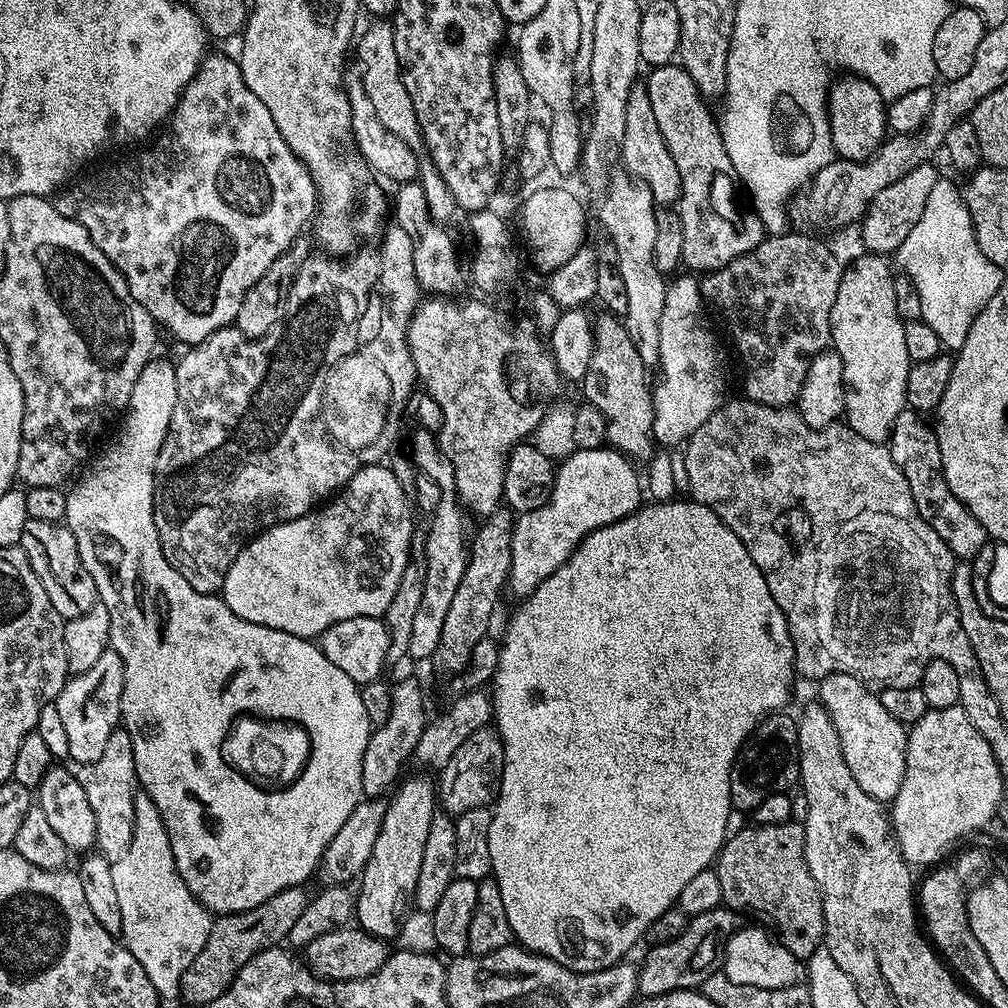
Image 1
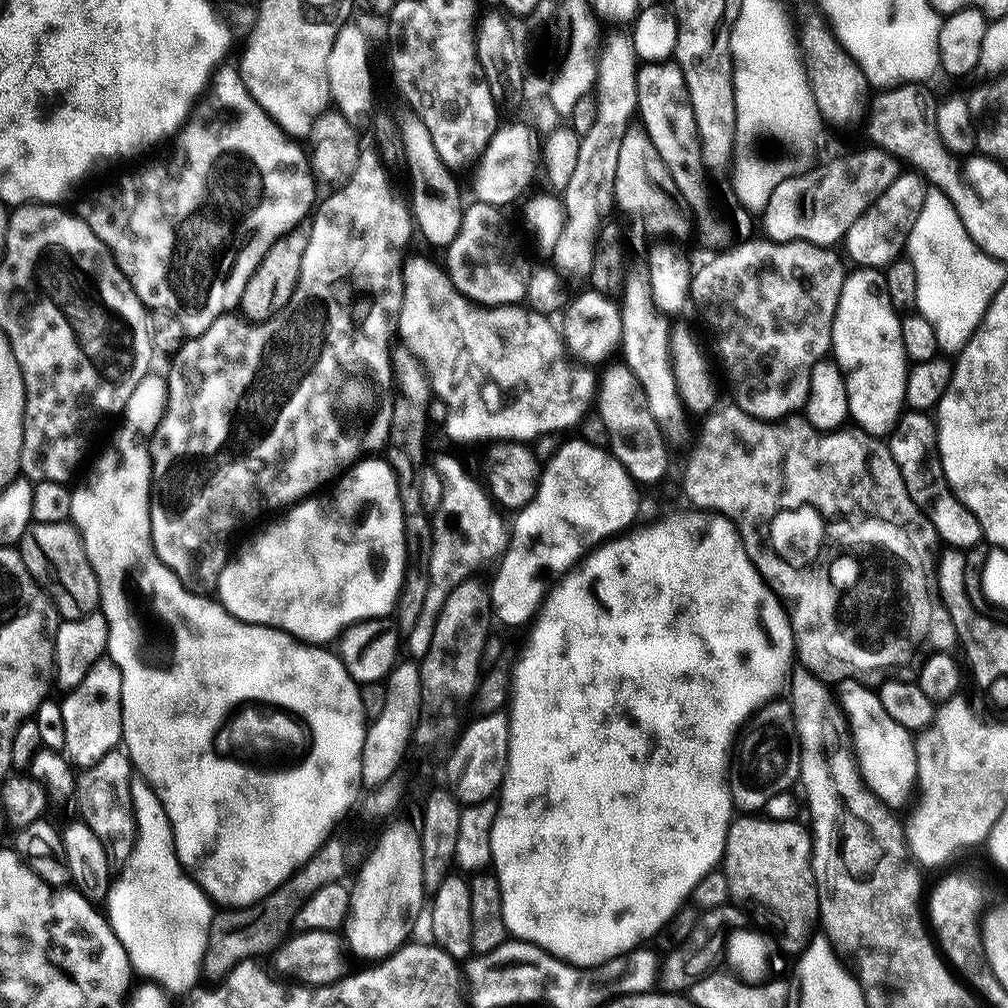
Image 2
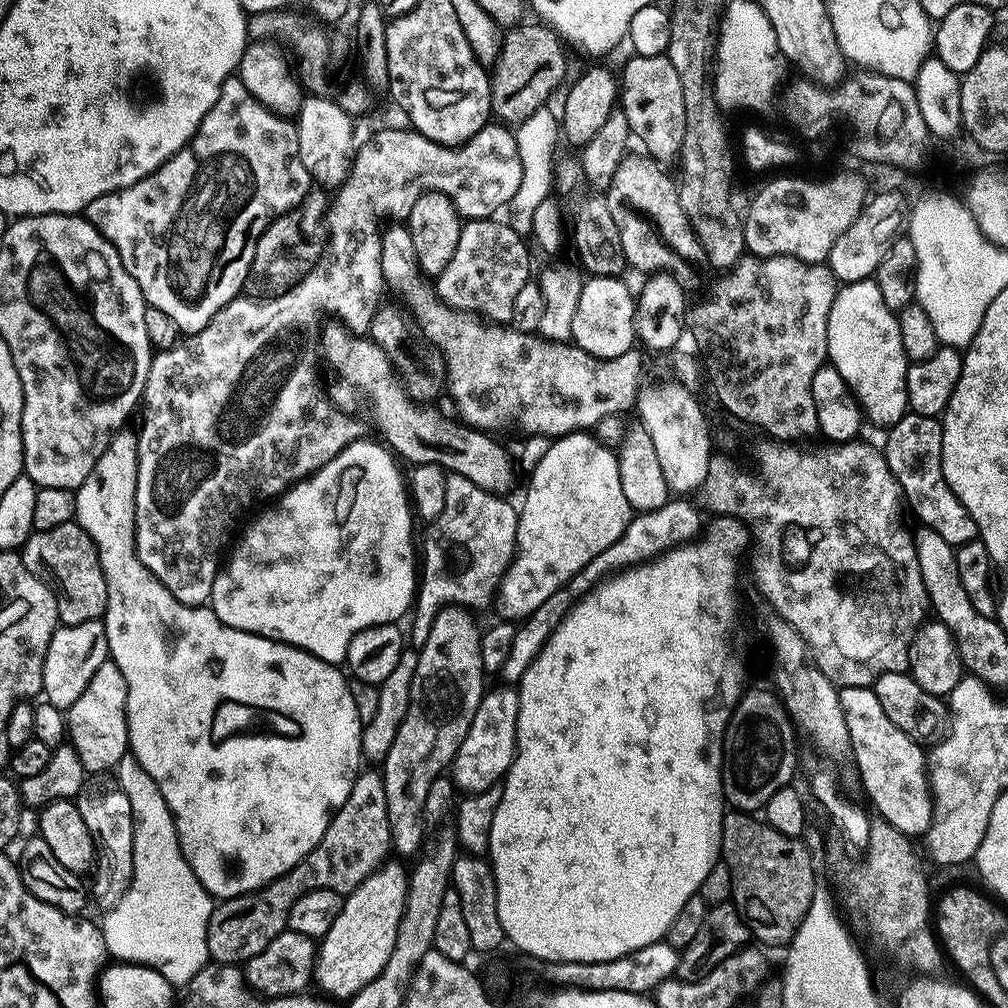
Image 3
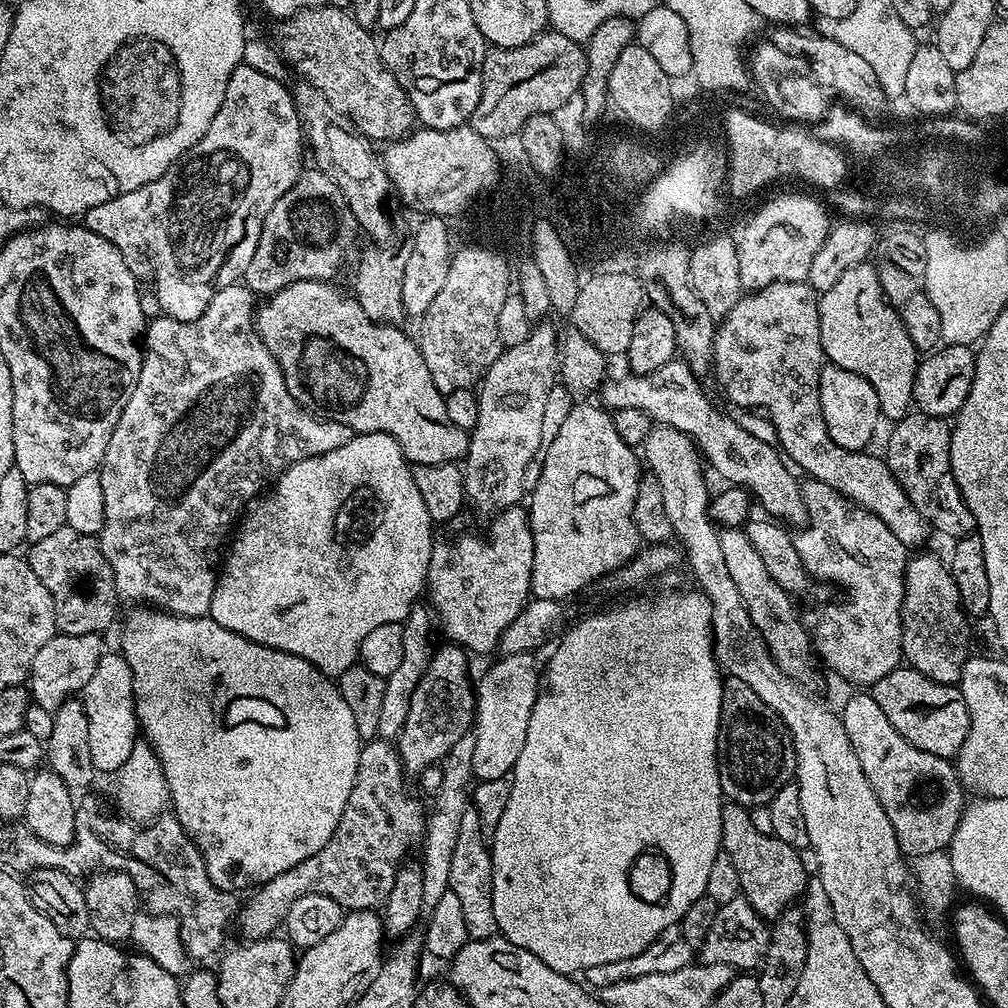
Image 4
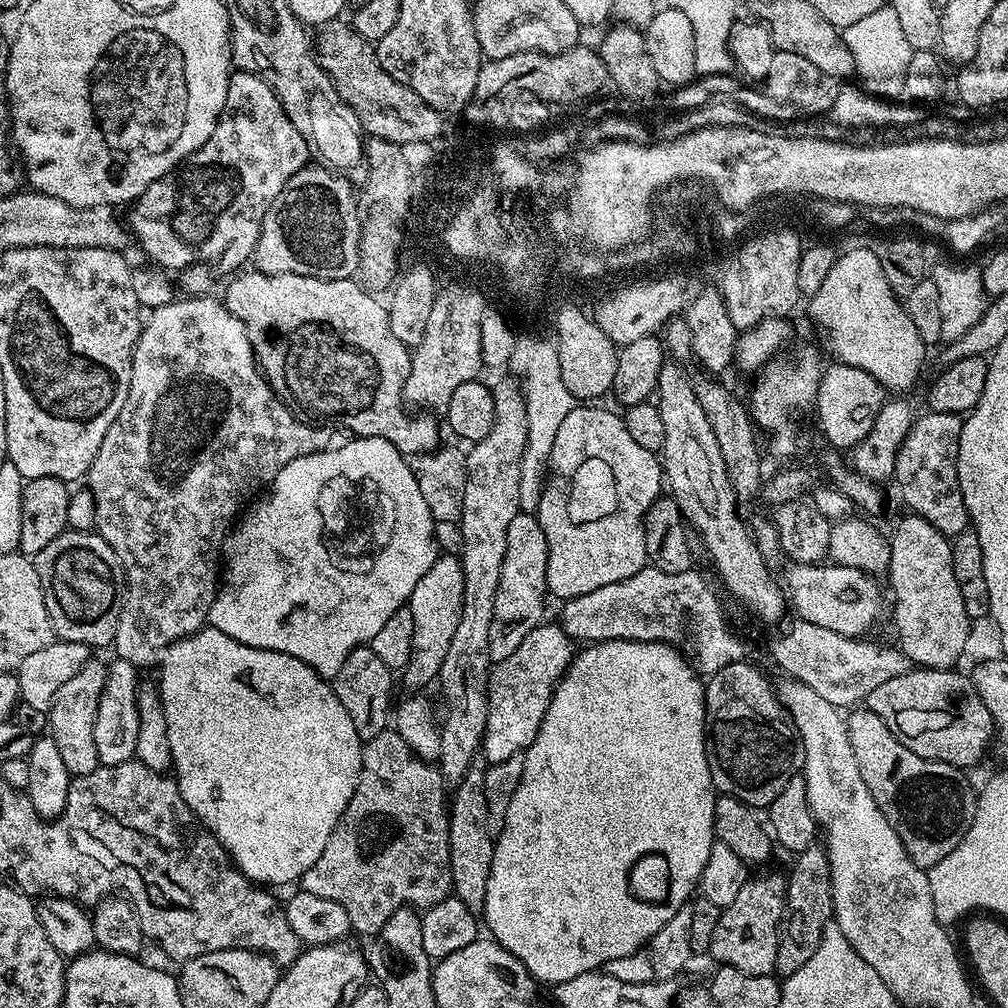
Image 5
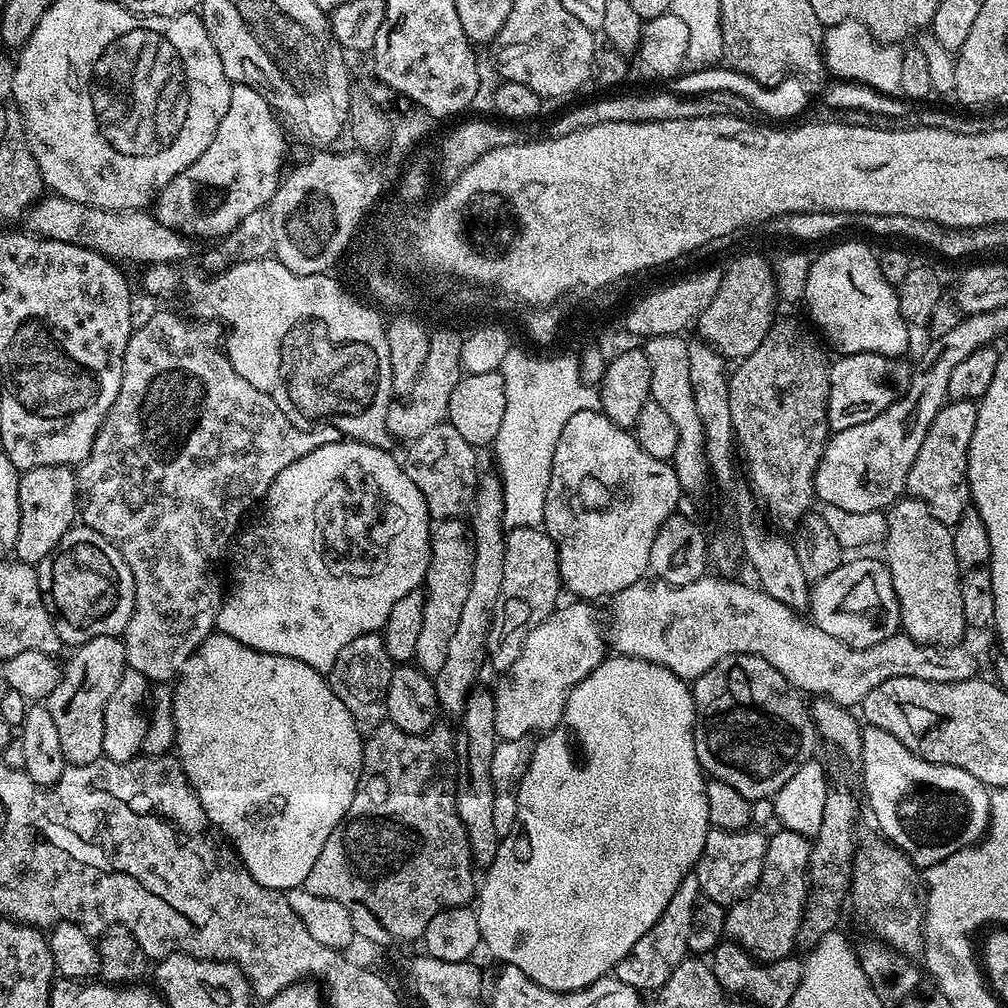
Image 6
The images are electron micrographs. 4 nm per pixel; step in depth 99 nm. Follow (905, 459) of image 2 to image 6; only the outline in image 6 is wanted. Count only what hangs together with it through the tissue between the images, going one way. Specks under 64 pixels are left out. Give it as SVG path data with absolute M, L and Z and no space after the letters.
M953 400L945 404L944 409L930 422L930 430L926 430L926 439L918 450L918 458L914 458L914 466L910 466L908 475L907 495L914 500L926 502L928 512L938 518L938 522L955 526L958 518L970 506L968 494L968 451L970 438L974 438L974 422L976 421L977 405L971 400Z

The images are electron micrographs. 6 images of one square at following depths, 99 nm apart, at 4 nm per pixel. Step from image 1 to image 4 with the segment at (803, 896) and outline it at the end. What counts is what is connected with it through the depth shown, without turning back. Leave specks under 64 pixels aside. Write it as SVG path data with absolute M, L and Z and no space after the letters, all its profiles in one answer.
M725 803L722 808L722 848L738 870L740 895L765 921L772 922L803 897L810 872L804 869L804 860L800 857L803 855L797 848L786 846L786 842L772 835L771 831L760 829L752 816L753 813L742 804Z

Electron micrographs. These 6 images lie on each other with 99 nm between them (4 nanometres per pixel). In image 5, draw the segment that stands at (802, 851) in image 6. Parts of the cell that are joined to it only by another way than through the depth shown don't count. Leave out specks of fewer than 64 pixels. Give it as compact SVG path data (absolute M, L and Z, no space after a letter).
M783 875L768 876L765 880L750 878L741 892L722 909L714 938L710 938L708 952L717 965L734 966L742 974L771 976L776 972L774 958L778 958L778 930L784 917L784 897L788 886Z

